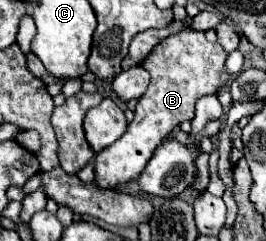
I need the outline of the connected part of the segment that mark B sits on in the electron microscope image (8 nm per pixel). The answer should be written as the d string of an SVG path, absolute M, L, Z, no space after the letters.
M185 27L161 41L143 63L143 67L151 73L151 83L145 95L137 101L135 119L129 123L121 139L95 155L95 183L101 183L101 187L115 187L137 179L153 151L167 139L167 135L181 121L193 119L197 99L217 95L219 89L233 79L233 75L225 69L225 59L225 49L219 43L209 43L205 39L205 31L197 31L193 27Z

